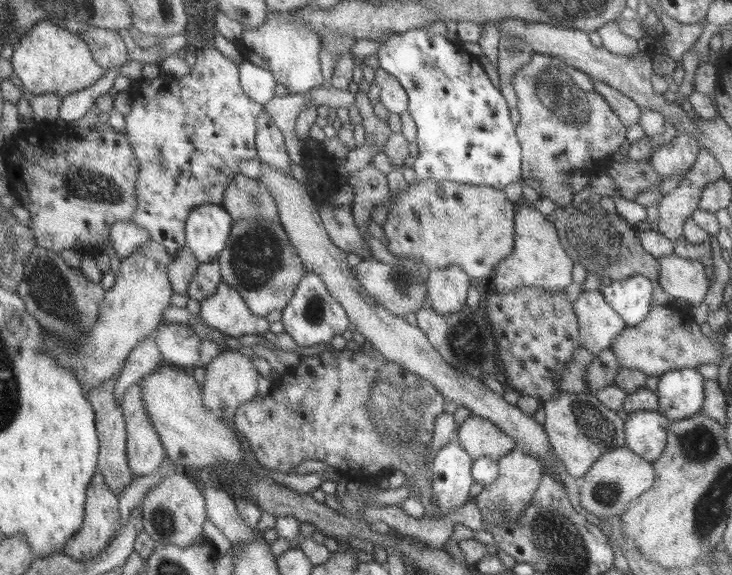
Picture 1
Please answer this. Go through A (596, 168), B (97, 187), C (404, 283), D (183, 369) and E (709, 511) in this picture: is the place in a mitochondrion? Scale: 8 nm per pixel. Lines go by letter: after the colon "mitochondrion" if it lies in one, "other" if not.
A: other
B: mitochondrion
C: mitochondrion
D: other
E: mitochondrion

